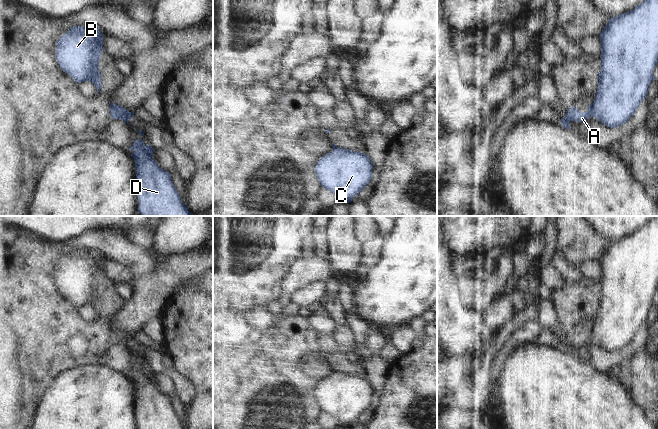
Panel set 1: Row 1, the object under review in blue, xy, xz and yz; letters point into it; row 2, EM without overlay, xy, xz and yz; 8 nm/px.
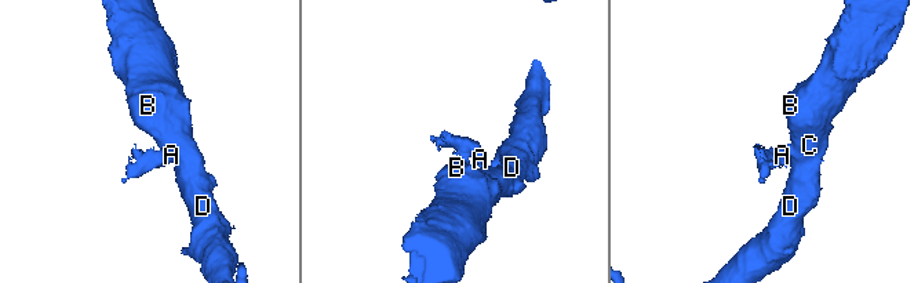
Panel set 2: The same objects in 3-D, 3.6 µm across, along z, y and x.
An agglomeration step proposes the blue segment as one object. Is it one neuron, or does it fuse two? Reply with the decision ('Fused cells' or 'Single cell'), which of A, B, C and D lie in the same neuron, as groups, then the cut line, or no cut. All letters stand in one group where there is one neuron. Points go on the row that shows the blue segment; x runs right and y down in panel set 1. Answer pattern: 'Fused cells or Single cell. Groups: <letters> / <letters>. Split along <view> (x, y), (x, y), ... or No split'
Fused cells. Groups: A / B C D. Split along yz (593, 103), (591, 114)

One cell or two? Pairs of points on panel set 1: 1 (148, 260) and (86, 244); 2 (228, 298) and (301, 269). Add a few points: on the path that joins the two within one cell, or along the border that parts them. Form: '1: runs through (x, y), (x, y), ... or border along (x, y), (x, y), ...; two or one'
1: runs through (133, 256), (116, 245), (101, 244); one
2: border along (302, 257), (293, 265), (284, 278), (281, 294); two

